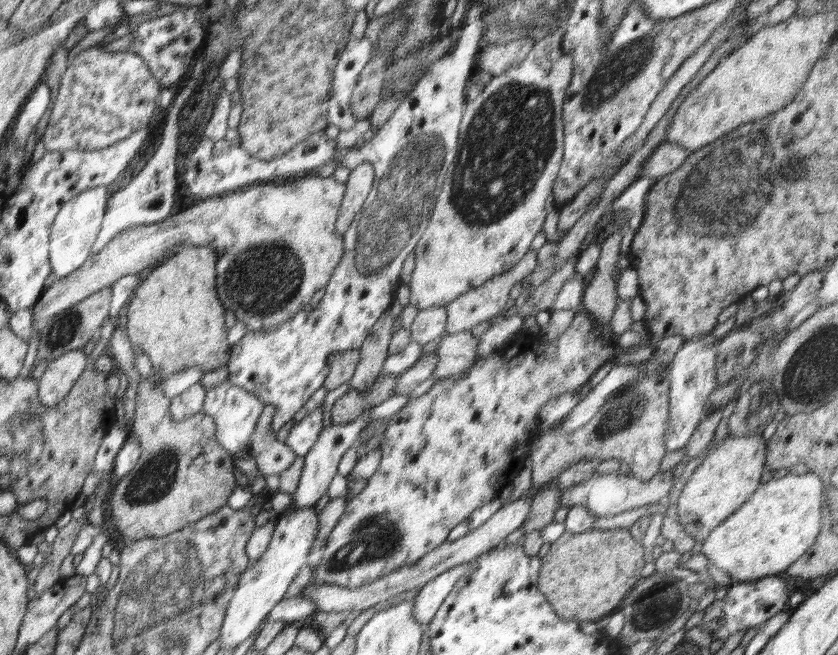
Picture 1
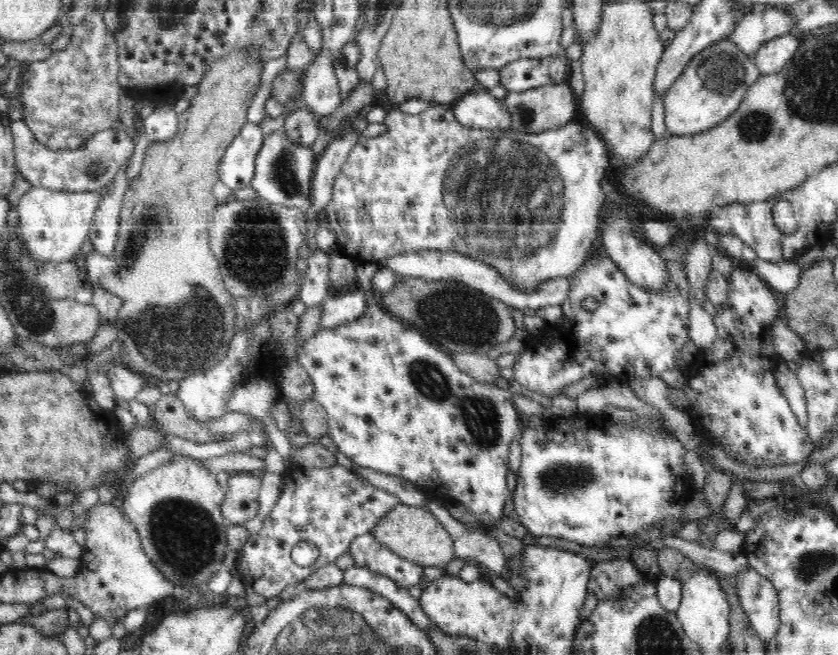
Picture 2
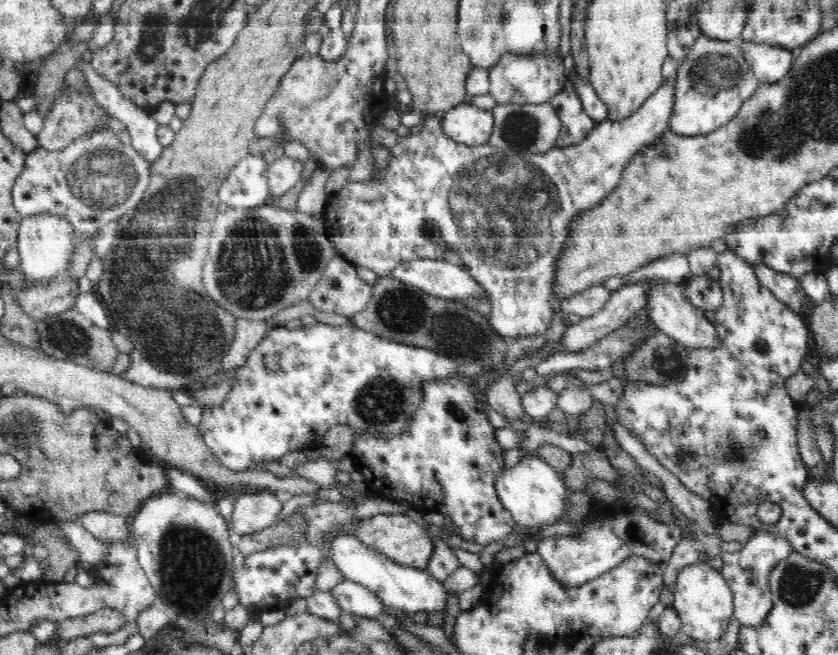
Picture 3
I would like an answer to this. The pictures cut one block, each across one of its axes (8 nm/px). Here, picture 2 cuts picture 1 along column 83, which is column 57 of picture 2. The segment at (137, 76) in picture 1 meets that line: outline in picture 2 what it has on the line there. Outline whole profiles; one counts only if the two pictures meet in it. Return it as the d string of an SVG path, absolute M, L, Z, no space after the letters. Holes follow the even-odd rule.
M94 11L90 16L73 27L70 44L65 50L55 51L48 60L29 63L22 71L21 88L18 89L18 99L21 109L24 110L23 122L35 135L35 138L49 150L58 151L76 149L84 146L94 134L112 128L112 124L120 118L118 108L119 85L119 60L117 42L104 25L104 17L99 11Z

